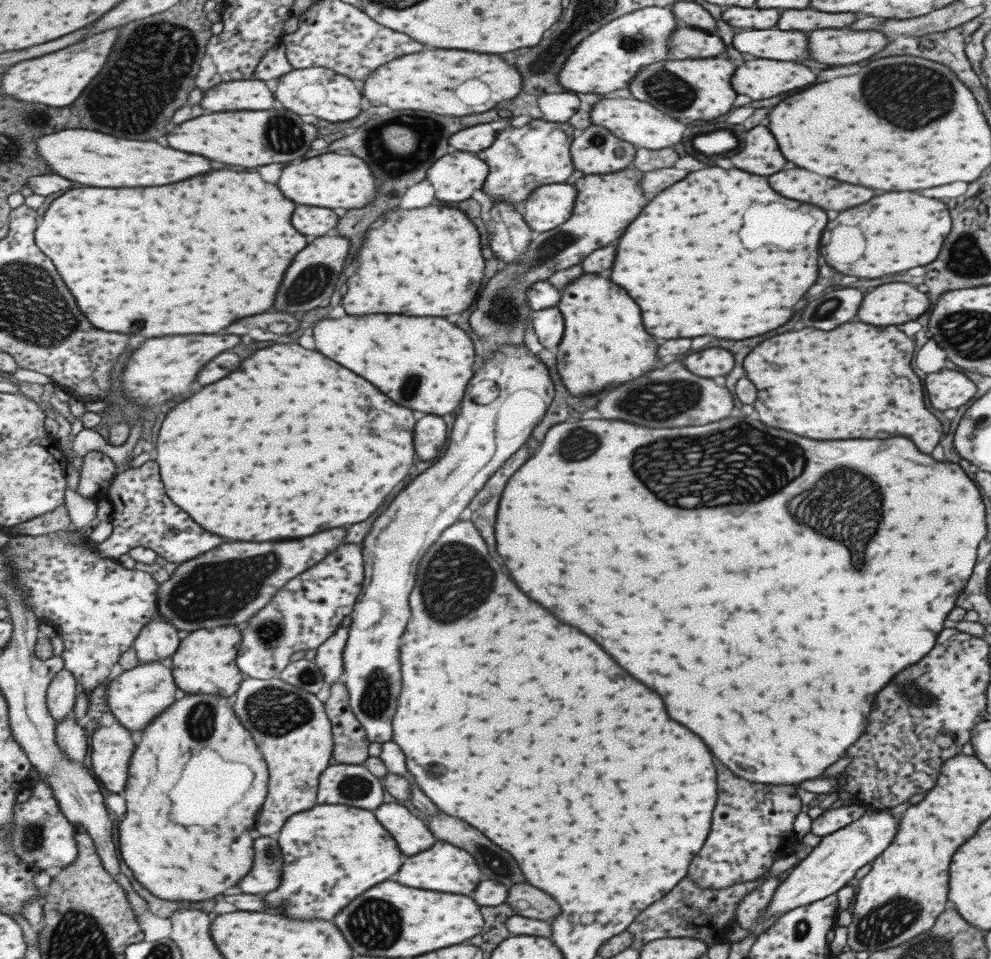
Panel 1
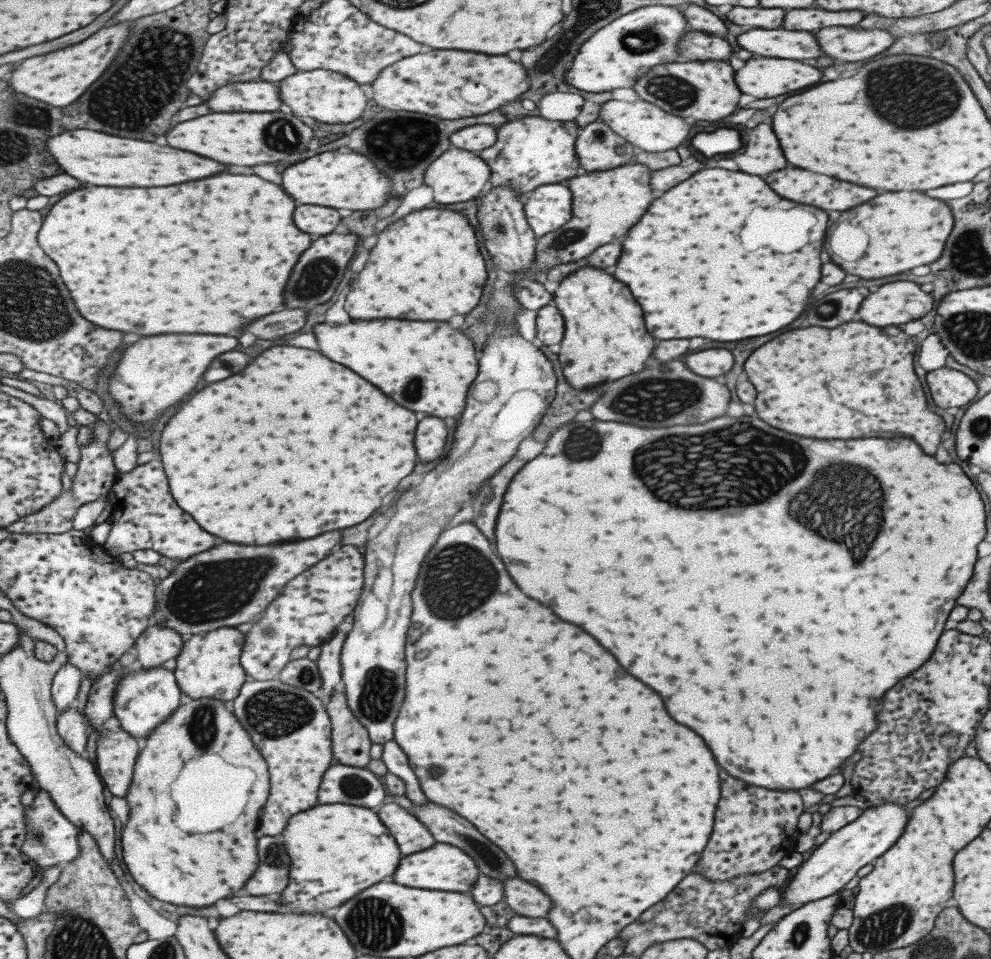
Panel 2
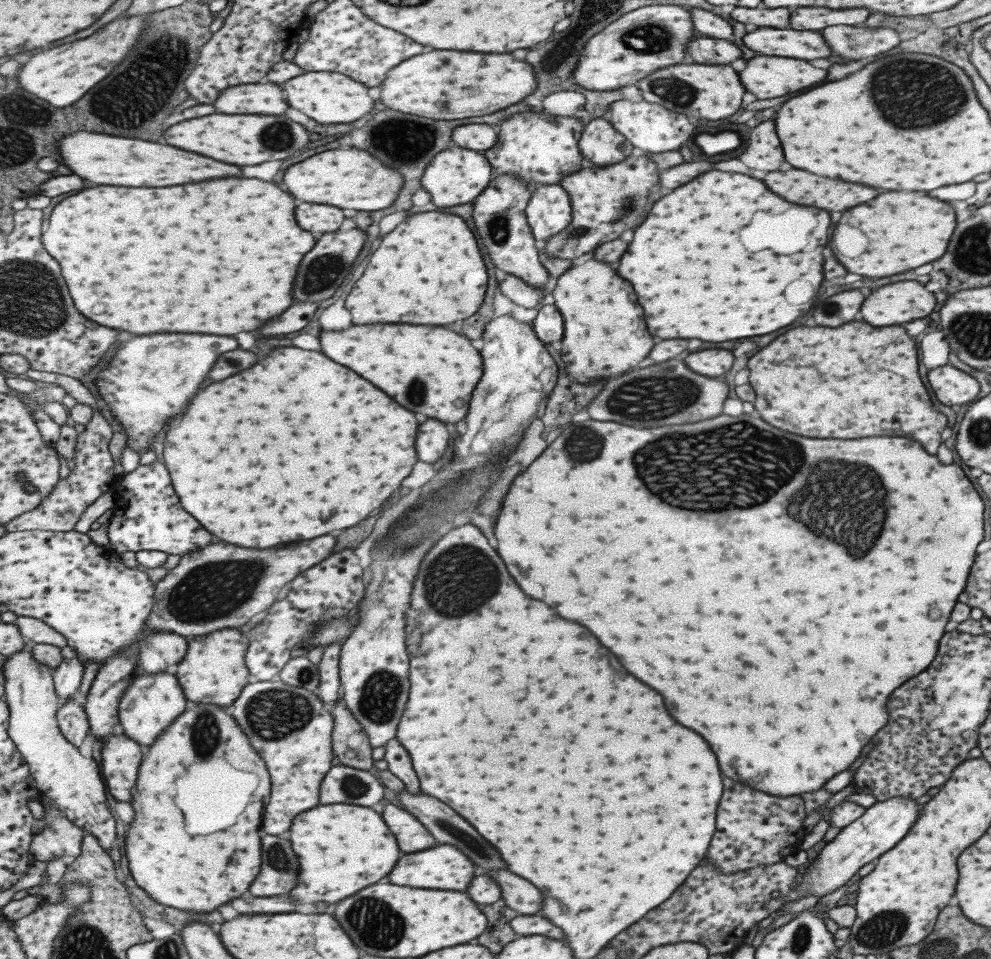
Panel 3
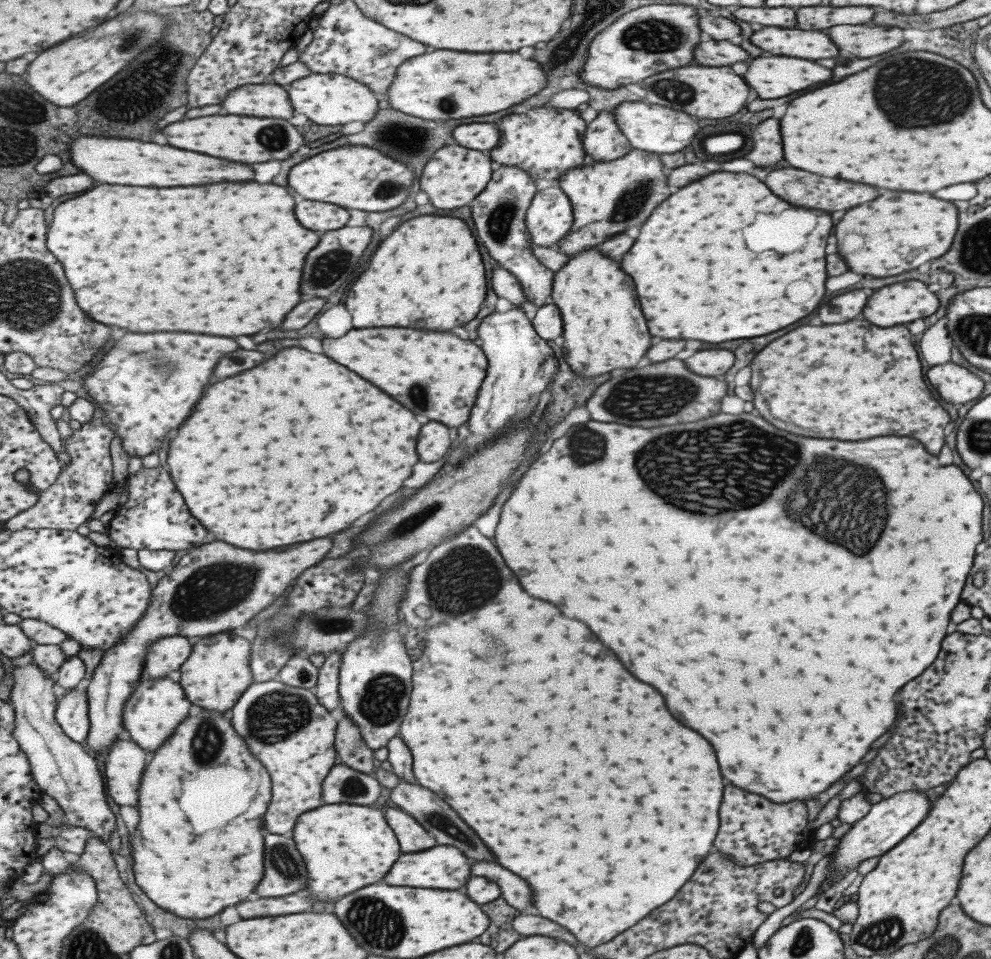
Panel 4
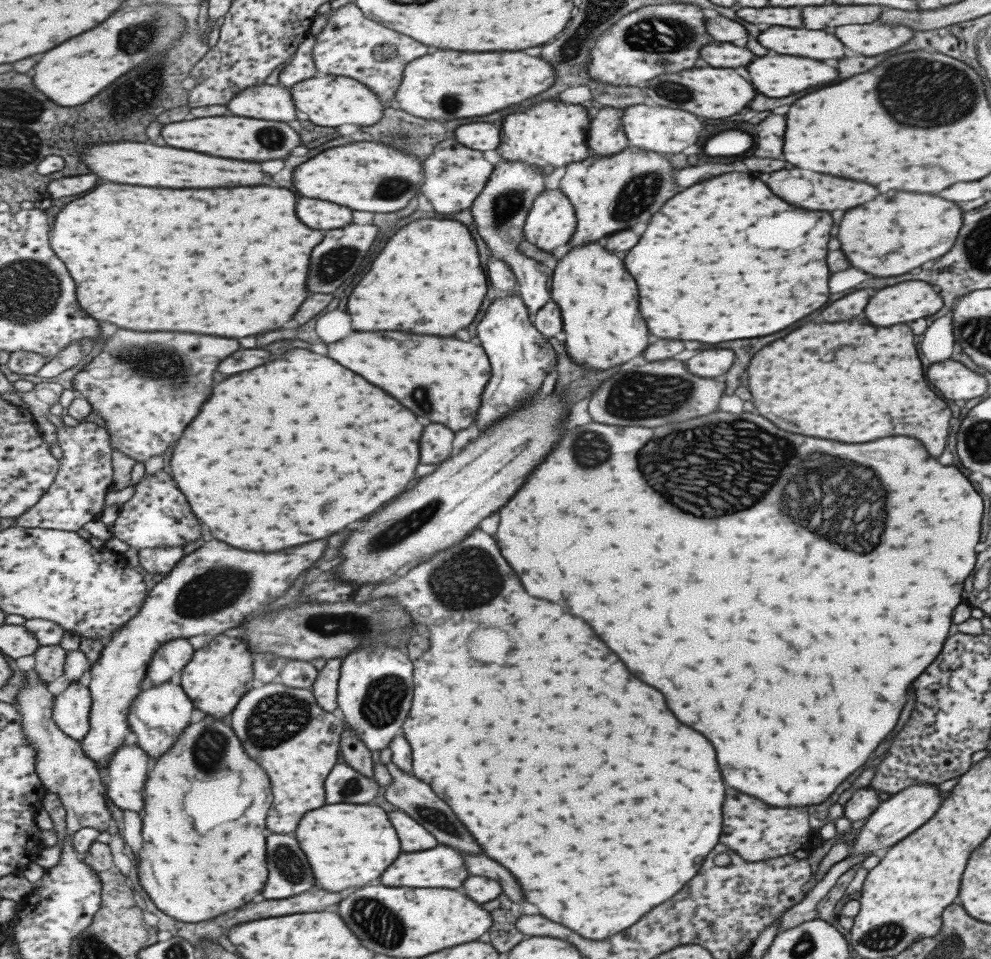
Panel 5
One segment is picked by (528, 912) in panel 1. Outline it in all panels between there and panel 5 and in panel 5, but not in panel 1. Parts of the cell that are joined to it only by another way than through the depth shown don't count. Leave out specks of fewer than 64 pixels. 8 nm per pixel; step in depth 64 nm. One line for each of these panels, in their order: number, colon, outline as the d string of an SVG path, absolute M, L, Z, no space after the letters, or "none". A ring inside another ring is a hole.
2: M521 878L505 880L505 900L519 914L527 914L533 918L547 916L553 904L545 892L541 892L537 886Z
3: M485 870L491 878L499 880L503 888L503 898L513 910L521 914L537 914L543 904L543 894L525 878L513 874L511 870Z
4: M483 860L473 864L473 876L485 876L491 880L497 880L501 884L503 896L511 906L517 906L519 910L525 910L533 904L533 892L531 886L511 870L503 868L501 864L493 860Z
5: M465 854L465 864L469 866L469 872L475 874L475 876L487 876L487 878L501 882L503 888L505 888L505 894L509 894L513 898L513 902L523 900L521 884L517 882L517 878L513 874L509 878L509 870L503 868L499 862L491 860L485 854Z

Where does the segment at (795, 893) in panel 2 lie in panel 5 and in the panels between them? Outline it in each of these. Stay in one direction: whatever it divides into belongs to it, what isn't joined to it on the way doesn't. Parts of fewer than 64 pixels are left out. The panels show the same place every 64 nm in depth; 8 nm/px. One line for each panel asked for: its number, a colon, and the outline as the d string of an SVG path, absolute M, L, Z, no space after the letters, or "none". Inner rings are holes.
3: M893 796L891 800L869 806L861 818L857 818L853 824L845 826L837 834L837 838L831 840L821 850L821 856L809 866L809 870L805 872L803 884L799 884L797 890L801 890L801 894L811 892L817 896L825 896L825 894L837 890L863 864L867 864L875 858L881 858L885 852L893 850L893 846L897 846L897 842L901 842L901 838L905 838L905 834L909 834L911 826L915 826L915 822L921 814L921 808L923 808L923 804L919 806L917 798L911 798L911 796Z
4: M905 790L873 804L869 814L859 822L855 822L853 830L849 830L833 850L837 858L835 864L831 864L831 870L837 870L837 880L841 880L843 874L847 874L849 870L857 868L861 860L871 856L883 856L885 852L893 850L893 846L897 846L907 834L911 834L929 816L931 808L933 804L927 798L927 790Z
5: M919 782L913 786L907 786L905 790L893 794L889 800L881 802L877 806L877 810L867 818L865 826L857 832L855 836L855 844L853 844L853 852L879 852L881 848L891 848L893 844L901 842L905 836L913 834L917 828L925 826L925 822L929 822L933 818L933 814L937 814L937 810L943 804L943 792L937 788L937 782Z

